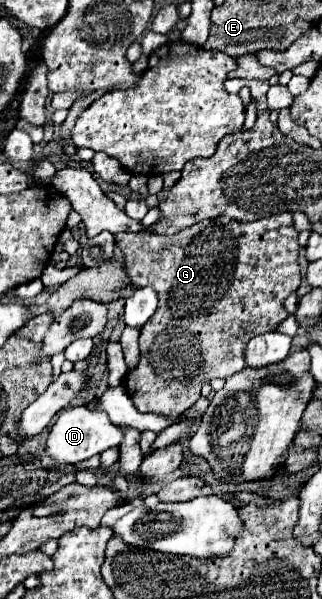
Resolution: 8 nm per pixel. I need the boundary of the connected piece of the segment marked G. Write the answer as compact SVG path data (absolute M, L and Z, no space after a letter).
M291 213L271 215L253 223L239 223L223 215L205 219L177 235L157 235L147 231L115 235L117 245L125 253L125 265L133 285L151 285L159 295L155 315L141 327L139 367L122 383L139 412L165 415L171 419L179 417L201 397L203 383L217 377L227 379L245 367L243 345L255 335L277 331L279 323L289 317L283 303L301 285L297 263L301 247L297 235Z

